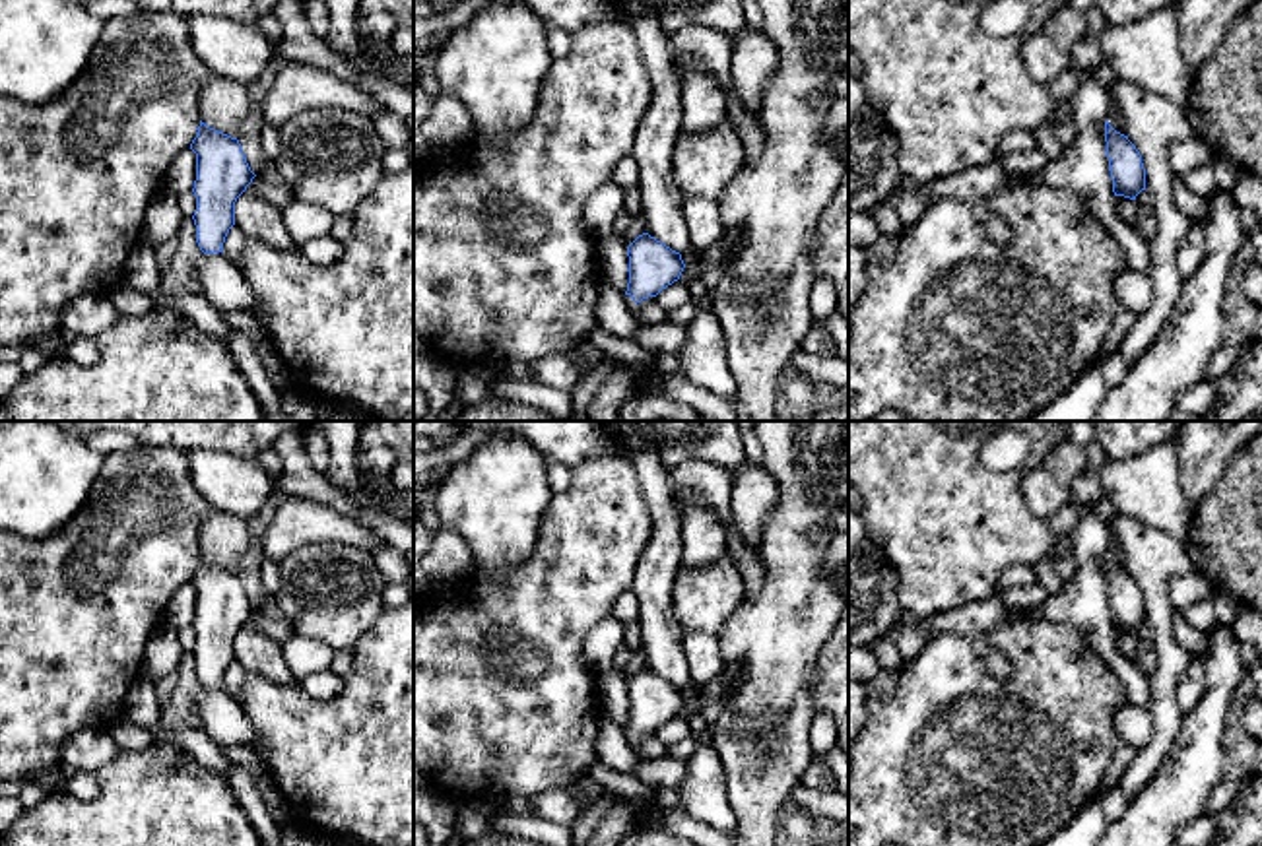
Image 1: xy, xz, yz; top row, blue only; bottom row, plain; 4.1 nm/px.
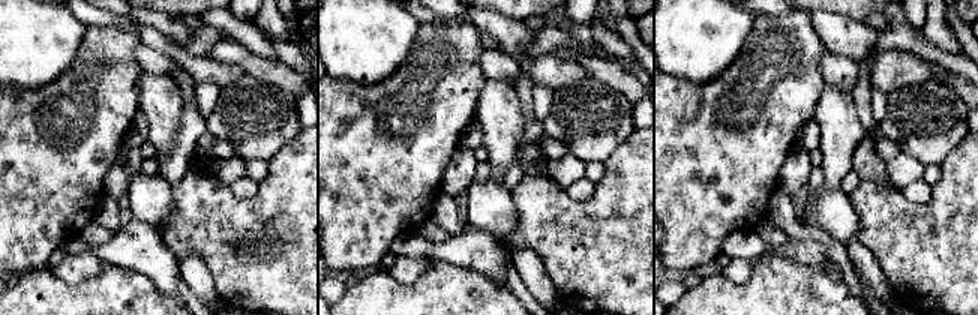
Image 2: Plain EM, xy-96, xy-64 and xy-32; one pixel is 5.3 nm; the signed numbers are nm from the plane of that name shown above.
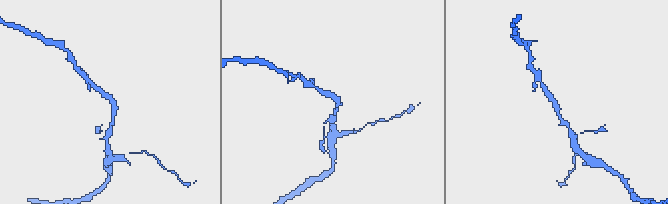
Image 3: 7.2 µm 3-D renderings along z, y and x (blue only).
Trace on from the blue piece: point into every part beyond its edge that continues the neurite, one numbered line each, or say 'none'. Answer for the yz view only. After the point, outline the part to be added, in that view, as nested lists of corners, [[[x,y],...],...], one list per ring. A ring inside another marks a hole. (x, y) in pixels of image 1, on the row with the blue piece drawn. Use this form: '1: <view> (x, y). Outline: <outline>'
none

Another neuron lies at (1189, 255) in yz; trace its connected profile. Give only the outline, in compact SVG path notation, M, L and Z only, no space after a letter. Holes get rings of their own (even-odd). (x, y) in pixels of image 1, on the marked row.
M1190 221L1188 231L1182 235L1175 250L1175 266L1182 279L1190 279L1204 260L1208 243L1200 221Z

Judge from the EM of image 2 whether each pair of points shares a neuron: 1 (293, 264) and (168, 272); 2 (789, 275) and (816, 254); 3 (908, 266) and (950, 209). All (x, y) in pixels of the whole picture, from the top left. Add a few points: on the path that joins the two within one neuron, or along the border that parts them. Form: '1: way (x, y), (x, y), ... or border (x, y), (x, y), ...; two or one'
1: border (158, 231), (162, 243), (177, 260); two
2: border (771, 249), (800, 263), (833, 264); two
3: way (921, 252), (948, 222); one

